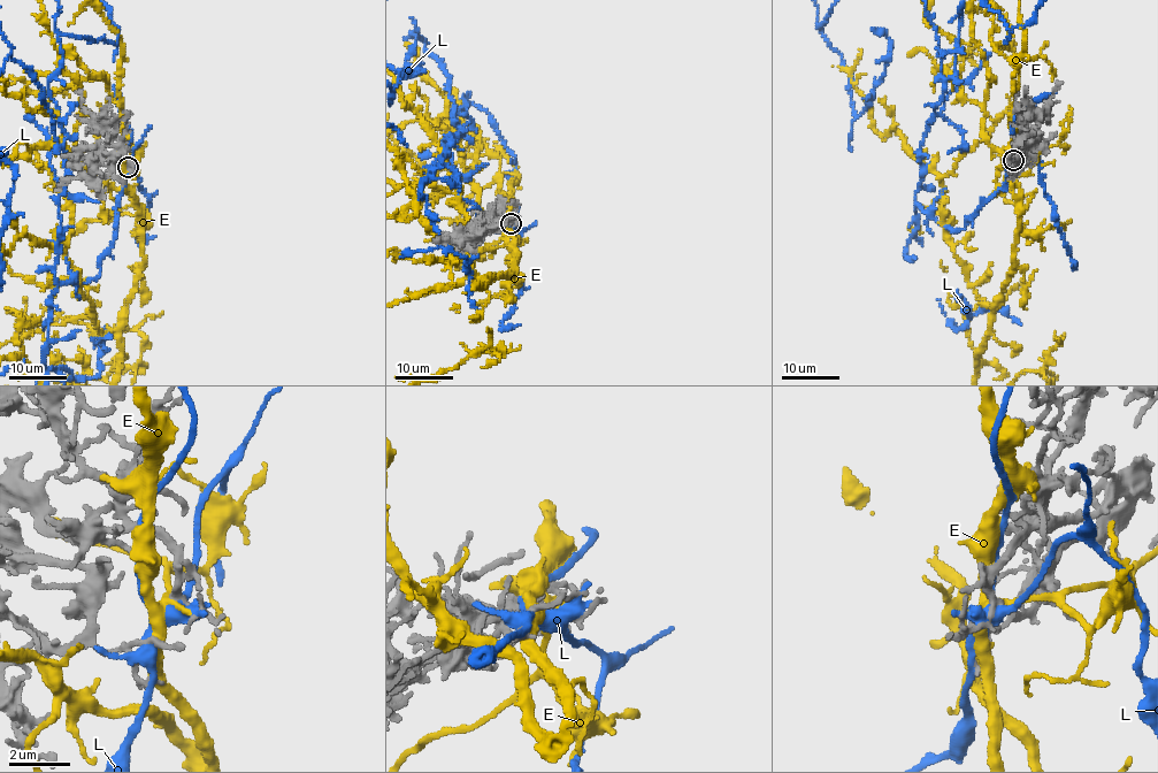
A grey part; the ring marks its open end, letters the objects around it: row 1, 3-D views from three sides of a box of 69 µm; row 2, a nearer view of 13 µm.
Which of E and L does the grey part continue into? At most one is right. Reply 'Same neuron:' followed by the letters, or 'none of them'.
Same neuron: none of them

